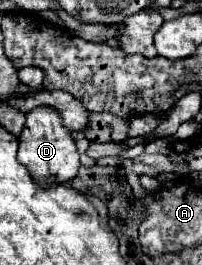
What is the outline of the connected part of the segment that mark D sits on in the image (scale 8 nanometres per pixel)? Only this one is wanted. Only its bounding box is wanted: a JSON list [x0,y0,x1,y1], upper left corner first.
[18,106,80,186]

